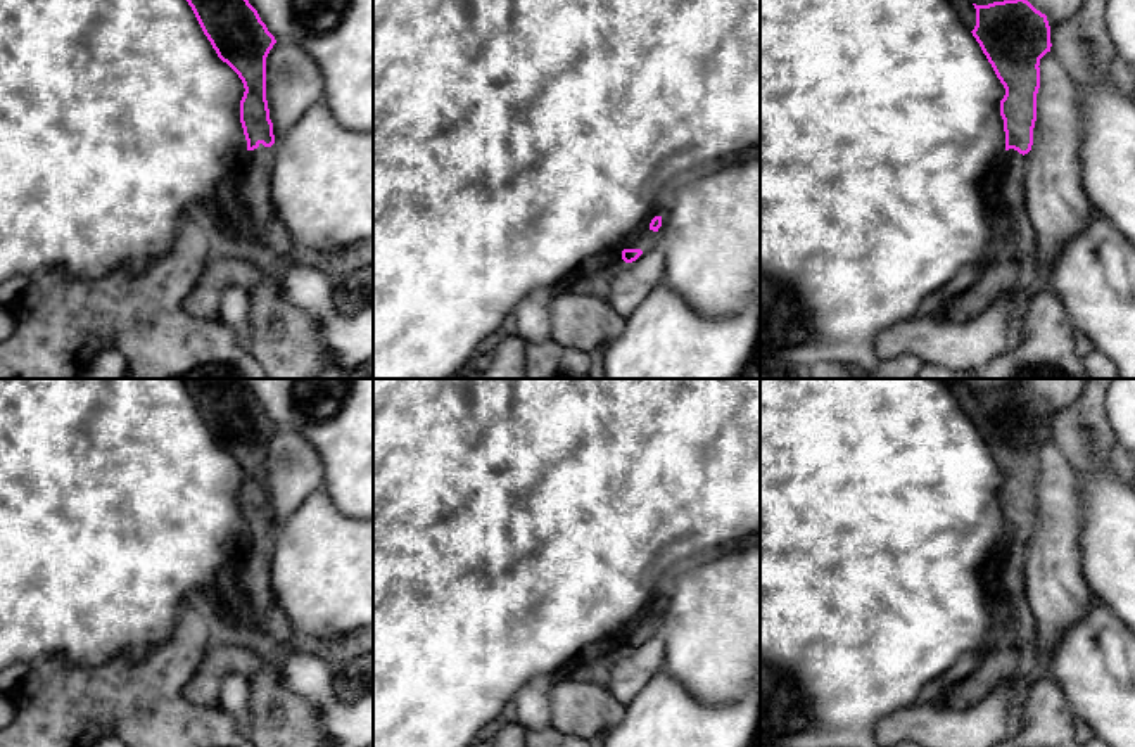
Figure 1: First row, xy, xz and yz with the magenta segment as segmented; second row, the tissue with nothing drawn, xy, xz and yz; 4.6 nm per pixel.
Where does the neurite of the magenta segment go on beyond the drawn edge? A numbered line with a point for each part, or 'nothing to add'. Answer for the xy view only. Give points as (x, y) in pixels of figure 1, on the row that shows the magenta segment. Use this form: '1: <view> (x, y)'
1: xy (254, 170)

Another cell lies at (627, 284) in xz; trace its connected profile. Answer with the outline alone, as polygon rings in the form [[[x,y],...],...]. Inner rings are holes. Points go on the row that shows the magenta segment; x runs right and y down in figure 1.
[[[646,247],[632,263],[617,265],[605,277],[608,304],[624,318],[662,285],[665,273],[665,256],[658,247]]]

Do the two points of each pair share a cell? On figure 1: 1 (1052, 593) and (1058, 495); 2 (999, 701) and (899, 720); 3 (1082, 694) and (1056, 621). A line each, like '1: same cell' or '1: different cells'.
1: same cell
2: same cell
3: different cells

